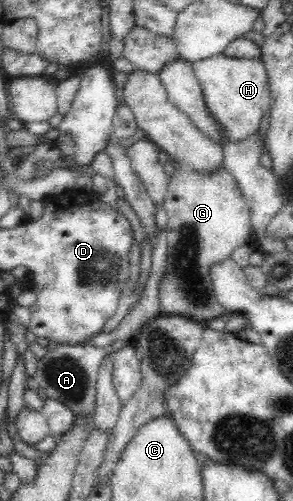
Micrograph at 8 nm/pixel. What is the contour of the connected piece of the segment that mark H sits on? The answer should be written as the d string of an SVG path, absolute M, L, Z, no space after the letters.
M221 53L192 62L192 69L201 85L207 109L224 128L225 142L243 140L247 135L259 130L261 120L272 104L268 74L261 58L227 57Z

